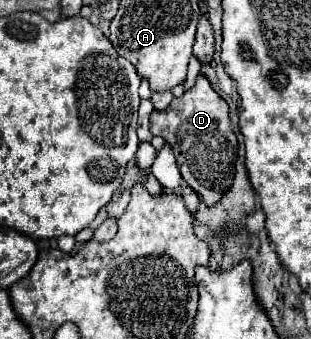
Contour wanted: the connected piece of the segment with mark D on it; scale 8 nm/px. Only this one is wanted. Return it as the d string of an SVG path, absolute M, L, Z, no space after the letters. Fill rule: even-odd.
M204 75L198 77L190 91L178 99L172 99L166 111L152 113L150 131L152 135L164 137L164 141L172 145L182 179L200 195L208 207L216 205L220 197L232 187L238 141L230 127L228 103L212 89Z

